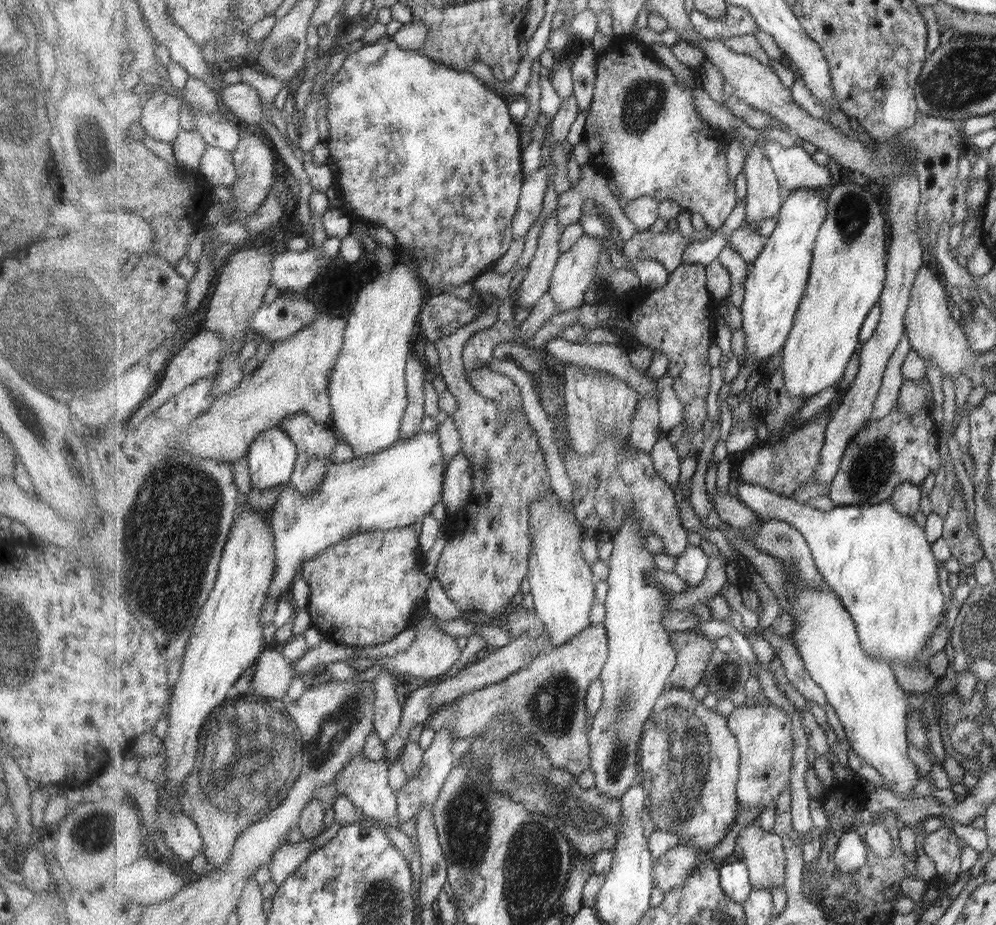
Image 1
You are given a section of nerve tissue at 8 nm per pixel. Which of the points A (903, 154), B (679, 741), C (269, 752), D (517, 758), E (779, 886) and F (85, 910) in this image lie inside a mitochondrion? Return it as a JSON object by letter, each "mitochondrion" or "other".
{"A":"mitochondrion","B":"mitochondrion","C":"mitochondrion","D":"mitochondrion","E":"other","F":"other"}

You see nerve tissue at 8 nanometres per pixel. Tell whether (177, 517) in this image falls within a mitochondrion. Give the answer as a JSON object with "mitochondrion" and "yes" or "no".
{"mitochondrion":"yes"}

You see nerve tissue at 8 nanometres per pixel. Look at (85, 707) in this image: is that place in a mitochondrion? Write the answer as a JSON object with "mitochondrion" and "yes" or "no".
{"mitochondrion":"no"}

